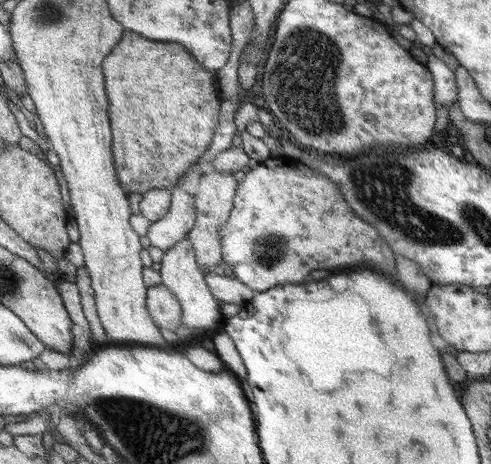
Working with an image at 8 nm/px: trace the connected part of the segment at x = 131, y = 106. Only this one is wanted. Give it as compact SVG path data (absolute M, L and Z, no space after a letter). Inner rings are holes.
M128 30L124 40L112 52L104 64L108 78L108 92L112 100L112 120L114 120L114 153L124 190L128 194L144 194L156 188L168 189L176 184L180 174L184 174L210 146L210 138L219 126L220 92L214 82L214 74L206 68L184 45L170 42L146 40L140 34Z

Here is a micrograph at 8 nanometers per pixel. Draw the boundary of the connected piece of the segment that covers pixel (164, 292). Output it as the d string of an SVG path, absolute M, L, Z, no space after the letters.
M164 284L148 287L148 312L152 320L166 330L176 330L183 322L183 306Z

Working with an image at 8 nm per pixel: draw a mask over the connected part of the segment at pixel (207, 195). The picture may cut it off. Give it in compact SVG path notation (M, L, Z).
M211 172L202 176L198 190L193 194L197 210L196 222L187 234L195 247L195 256L199 258L200 268L210 268L222 264L222 245L220 245L220 228L230 218L231 211L235 208L235 192L239 184L234 174L220 174Z

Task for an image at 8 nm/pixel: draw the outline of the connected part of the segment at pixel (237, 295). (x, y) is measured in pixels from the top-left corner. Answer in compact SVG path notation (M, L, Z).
M208 273L207 284L211 287L211 292L216 299L221 300L222 303L242 306L249 302L255 294L246 283L240 282L236 277L228 277L225 274Z

